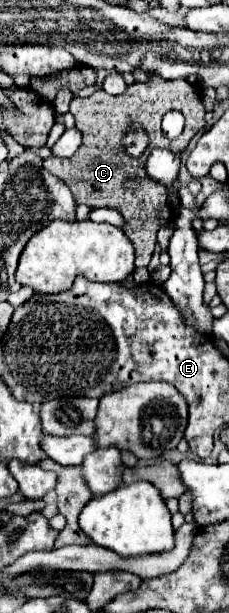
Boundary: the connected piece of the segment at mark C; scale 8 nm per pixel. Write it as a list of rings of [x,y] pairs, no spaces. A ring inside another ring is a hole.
[[[147,73],[147,77],[149,81],[133,83],[121,95],[109,95],[105,91],[97,91],[87,99],[73,97],[69,111],[75,115],[75,125],[83,133],[83,145],[67,161],[45,161],[43,163],[45,169],[49,169],[53,175],[57,175],[69,185],[77,203],[85,203],[91,207],[113,207],[125,217],[127,221],[125,233],[135,247],[137,267],[149,265],[153,247],[157,243],[159,227],[163,227],[165,223],[173,219],[173,209],[167,205],[165,187],[151,181],[145,175],[145,157],[149,156],[153,147],[165,147],[173,153],[181,153],[185,151],[185,147],[199,129],[208,126],[203,119],[205,107],[199,101],[201,89],[197,85],[189,83],[187,79],[167,81],[157,73]],[[173,110],[182,112],[185,117],[185,126],[181,137],[177,137],[175,141],[169,141],[167,137],[163,137],[161,119],[167,111]],[[131,123],[141,125],[145,129],[145,135],[149,137],[149,145],[143,157],[137,157],[137,159],[131,157],[125,151],[125,145],[121,143]]]

